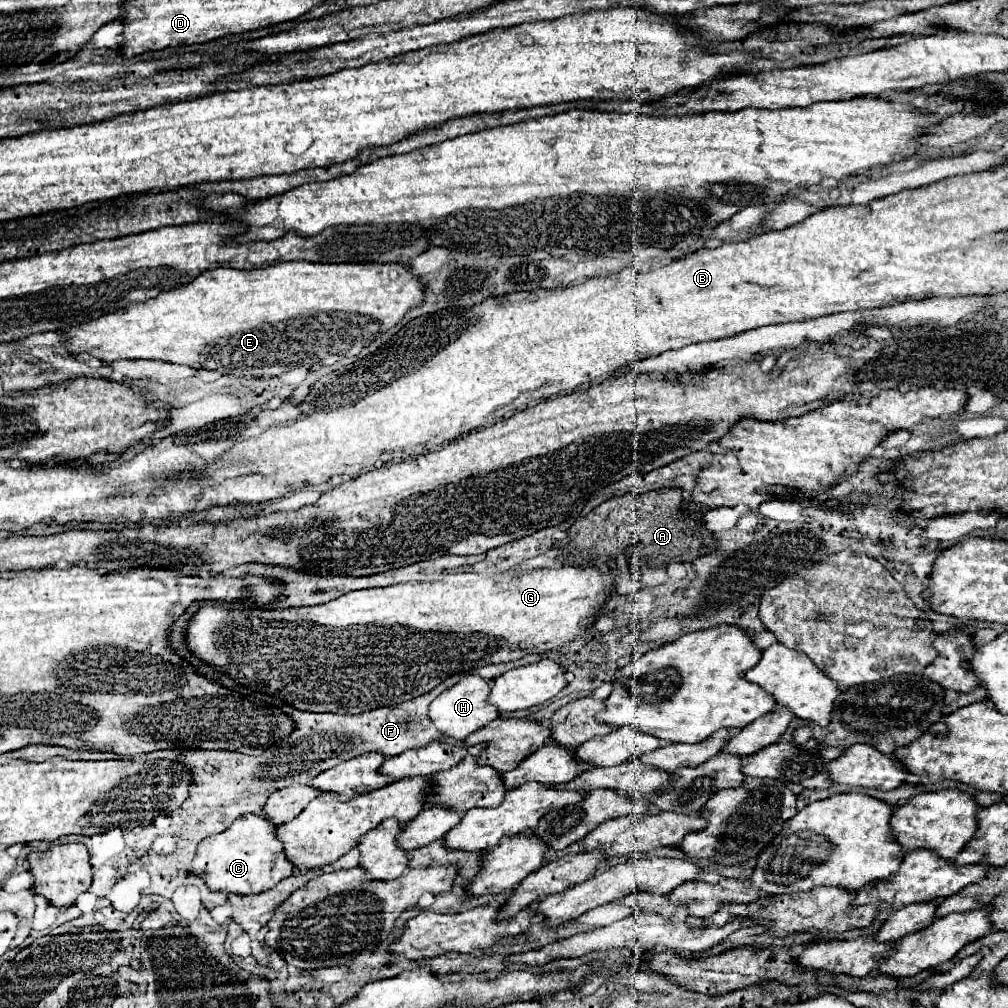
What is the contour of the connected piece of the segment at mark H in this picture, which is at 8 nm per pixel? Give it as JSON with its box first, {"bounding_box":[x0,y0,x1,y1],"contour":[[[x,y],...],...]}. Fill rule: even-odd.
{"bounding_box":[430,676,500,740],"contour":[[[464,676],[458,684],[454,684],[452,688],[448,688],[446,692],[442,692],[440,696],[436,696],[430,704],[430,718],[436,724],[436,728],[456,740],[464,740],[468,738],[472,732],[484,728],[488,722],[492,722],[496,716],[500,716],[500,712],[496,710],[496,706],[492,706],[488,700],[492,686],[490,682],[486,682],[480,676]]]}

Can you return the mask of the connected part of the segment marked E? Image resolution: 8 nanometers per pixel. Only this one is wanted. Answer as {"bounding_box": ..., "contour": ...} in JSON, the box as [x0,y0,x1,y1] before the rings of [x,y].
{"bounding_box":[62,262,422,378],"contour":[[[278,262],[254,270],[216,268],[144,304],[138,302],[80,326],[68,326],[62,334],[68,354],[88,352],[104,364],[116,360],[162,360],[256,378],[258,374],[284,374],[298,366],[332,366],[342,358],[358,356],[376,334],[396,326],[410,308],[422,304],[422,298],[420,278],[412,276],[404,264]]]}

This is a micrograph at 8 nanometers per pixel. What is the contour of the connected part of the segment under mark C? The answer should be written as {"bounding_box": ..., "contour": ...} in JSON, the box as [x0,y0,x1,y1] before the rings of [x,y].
{"bounding_box":[190,814,294,894],"contour":[[[244,814],[220,834],[208,836],[198,844],[190,872],[200,876],[214,892],[228,894],[258,894],[274,888],[280,880],[292,876],[294,866],[286,860],[284,848],[276,838],[276,828],[266,818]]]}

